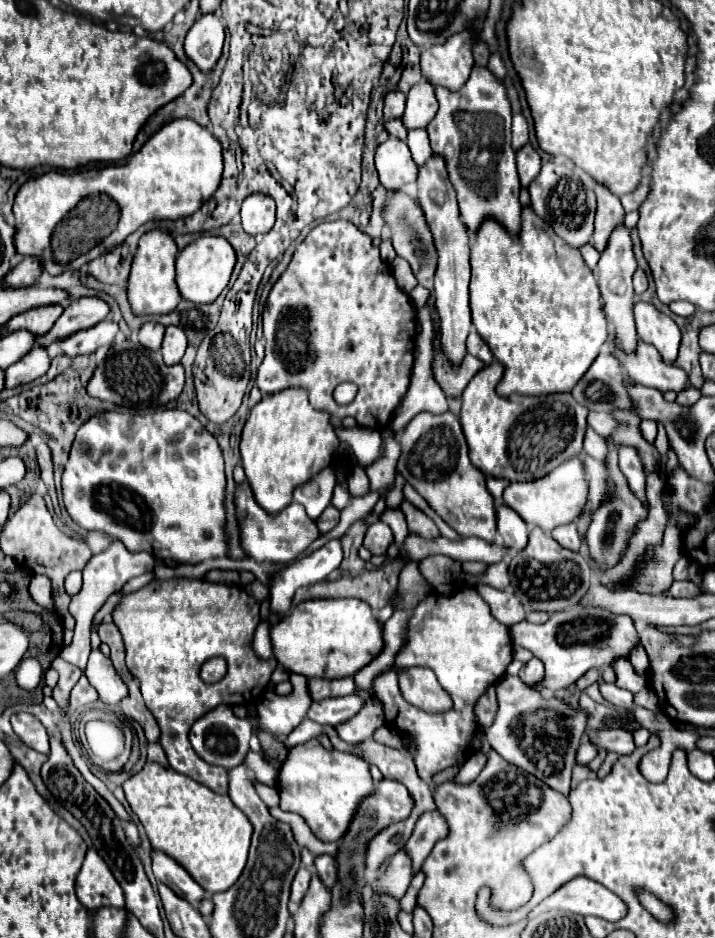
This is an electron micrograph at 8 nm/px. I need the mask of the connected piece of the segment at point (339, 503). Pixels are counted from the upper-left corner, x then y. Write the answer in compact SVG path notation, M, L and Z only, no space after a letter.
M336 484L336 488L334 488L334 498L332 498L332 506L336 506L338 510L342 510L342 508L346 508L346 502L348 502L346 486L344 486L344 484Z

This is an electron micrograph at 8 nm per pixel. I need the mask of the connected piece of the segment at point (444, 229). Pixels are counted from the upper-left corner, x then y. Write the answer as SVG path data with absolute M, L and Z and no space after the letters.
M432 154L418 168L418 202L426 214L426 220L434 234L434 244L438 248L438 270L434 278L436 306L440 312L442 326L442 348L452 362L460 362L466 356L466 336L472 328L470 306L468 306L468 282L470 282L470 232L462 222L456 192L448 180L446 164L440 154Z

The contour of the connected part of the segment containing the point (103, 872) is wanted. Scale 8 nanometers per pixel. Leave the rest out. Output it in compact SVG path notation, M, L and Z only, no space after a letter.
M90 848L76 878L76 896L88 912L96 912L102 906L124 908L124 892L112 876L108 864L100 854Z

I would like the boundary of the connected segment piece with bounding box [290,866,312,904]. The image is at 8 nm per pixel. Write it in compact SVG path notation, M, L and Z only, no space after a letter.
M304 866L298 868L298 872L296 872L296 876L294 876L294 882L292 882L292 894L290 894L290 900L292 900L294 904L300 904L300 902L302 902L306 890L308 890L308 884L310 884L310 876L312 876L312 874L310 874Z

